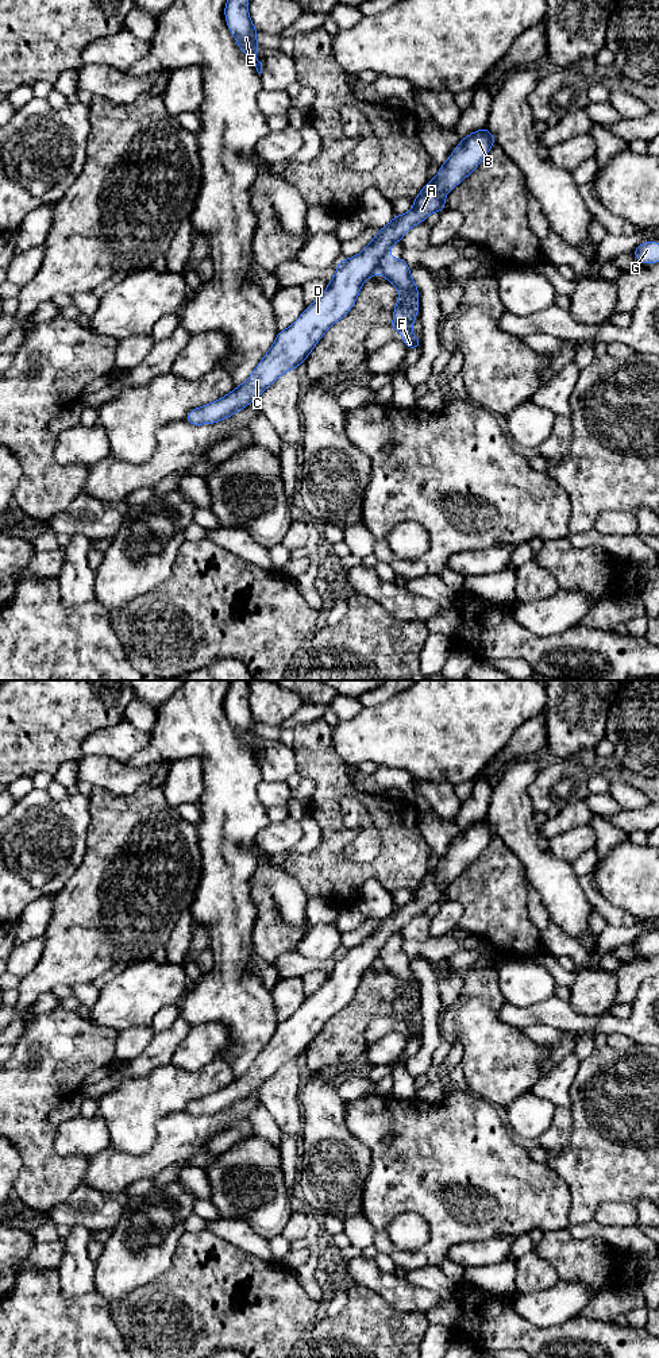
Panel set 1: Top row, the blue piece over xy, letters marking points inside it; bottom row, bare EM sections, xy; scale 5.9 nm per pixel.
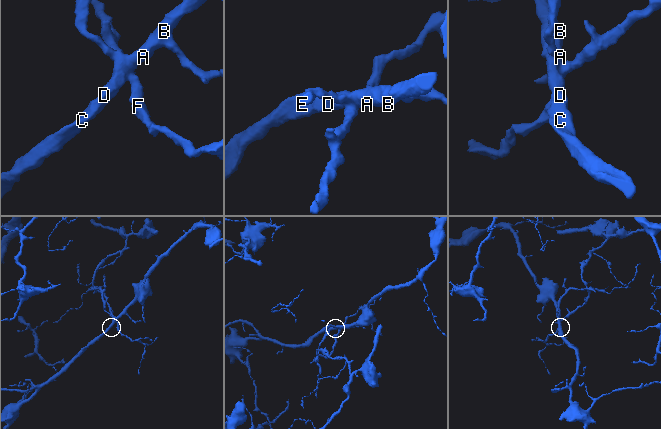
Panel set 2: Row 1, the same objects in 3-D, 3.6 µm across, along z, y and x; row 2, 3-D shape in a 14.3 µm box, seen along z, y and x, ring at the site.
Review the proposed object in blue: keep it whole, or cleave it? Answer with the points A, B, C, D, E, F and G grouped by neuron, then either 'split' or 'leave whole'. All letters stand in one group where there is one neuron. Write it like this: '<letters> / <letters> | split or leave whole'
A B C D E G / F | split

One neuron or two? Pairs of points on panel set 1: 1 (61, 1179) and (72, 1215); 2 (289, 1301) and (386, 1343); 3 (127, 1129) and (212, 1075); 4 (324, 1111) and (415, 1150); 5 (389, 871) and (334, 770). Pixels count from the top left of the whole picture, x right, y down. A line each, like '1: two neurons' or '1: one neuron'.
1: two neurons
2: two neurons
3: one neuron
4: two neurons
5: one neuron

